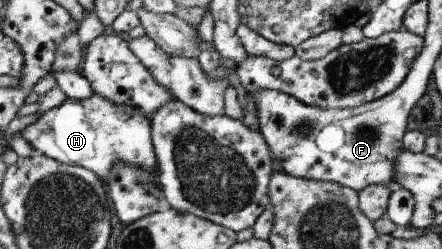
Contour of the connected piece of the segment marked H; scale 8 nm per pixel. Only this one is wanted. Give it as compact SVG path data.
M95 92L85 99L68 97L62 106L39 116L20 134L37 153L67 165L89 168L98 177L106 179L107 184L116 165L132 165L159 176L152 120L136 107L113 103L100 93Z

